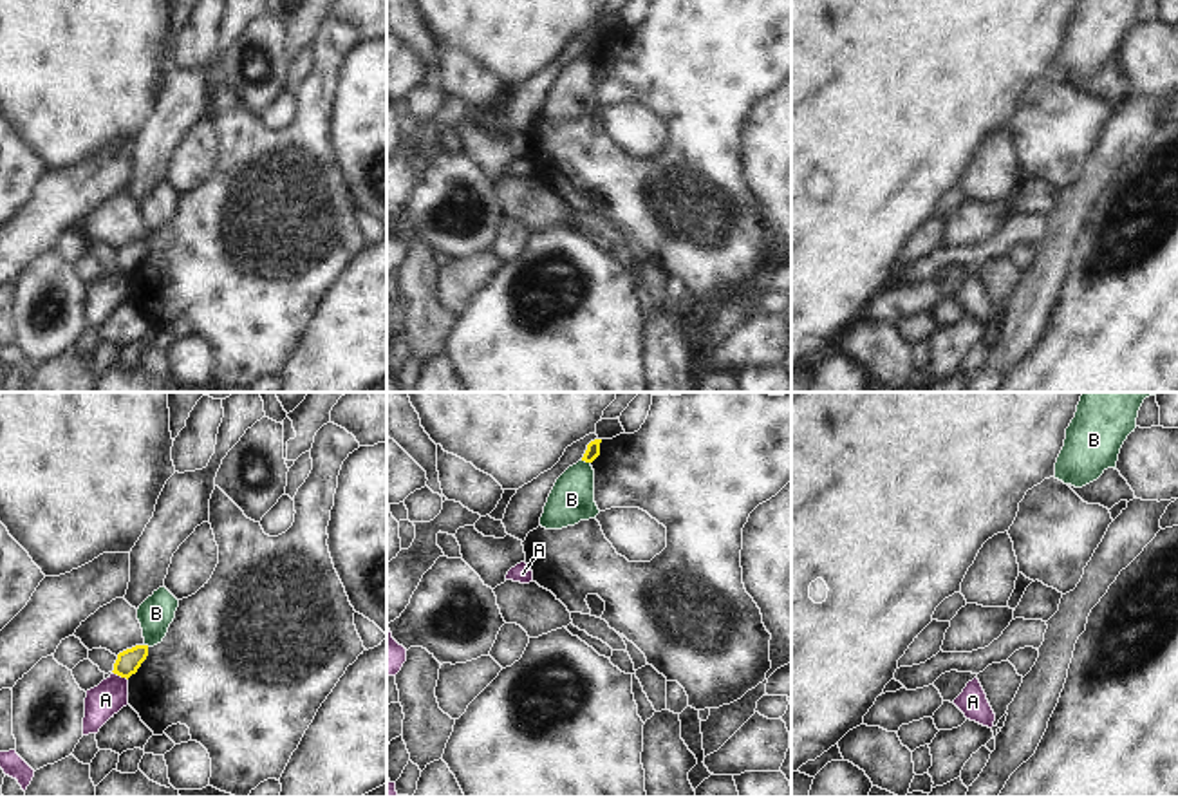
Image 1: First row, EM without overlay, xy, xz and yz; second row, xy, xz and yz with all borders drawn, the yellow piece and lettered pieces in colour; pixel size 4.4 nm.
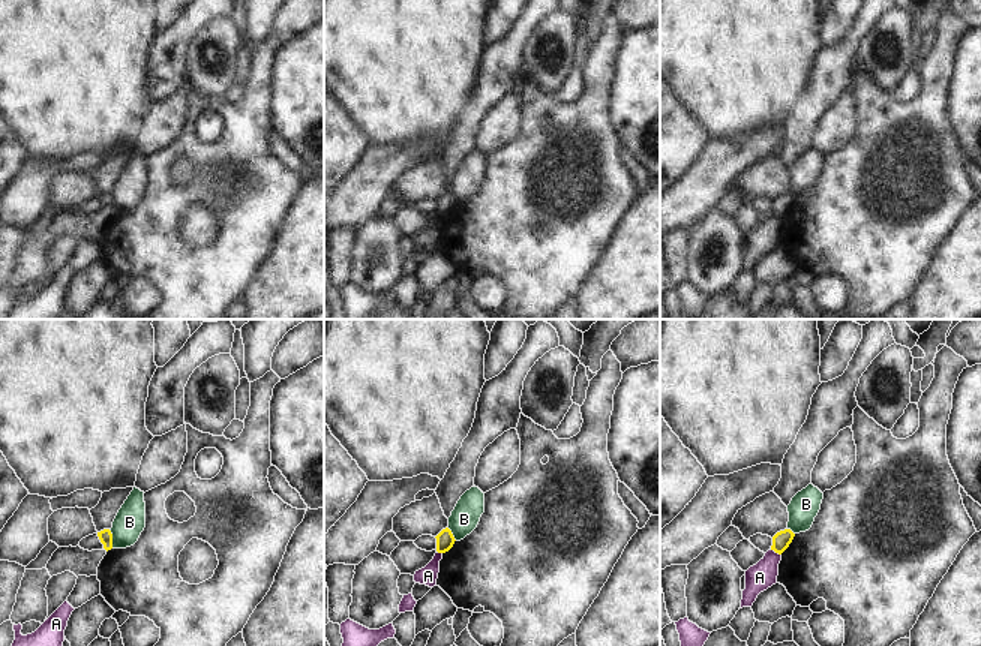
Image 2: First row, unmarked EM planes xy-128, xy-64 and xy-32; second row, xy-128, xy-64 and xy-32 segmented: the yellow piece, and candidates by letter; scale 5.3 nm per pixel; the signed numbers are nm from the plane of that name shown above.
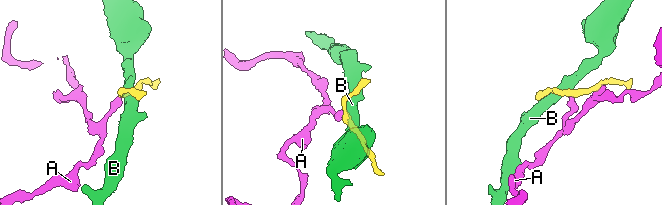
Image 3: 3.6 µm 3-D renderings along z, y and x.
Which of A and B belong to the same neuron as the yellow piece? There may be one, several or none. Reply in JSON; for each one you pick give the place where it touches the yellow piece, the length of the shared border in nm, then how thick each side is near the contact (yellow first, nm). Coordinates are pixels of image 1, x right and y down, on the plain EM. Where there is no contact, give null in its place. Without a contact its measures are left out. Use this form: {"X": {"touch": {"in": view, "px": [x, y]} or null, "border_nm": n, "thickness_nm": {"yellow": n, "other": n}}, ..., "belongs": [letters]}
{"belongs": []}

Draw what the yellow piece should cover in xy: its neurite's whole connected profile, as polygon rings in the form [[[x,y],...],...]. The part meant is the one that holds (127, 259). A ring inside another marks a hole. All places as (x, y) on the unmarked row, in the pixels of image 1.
[[[136,240],[132,244],[126,244],[117,249],[112,267],[128,275],[132,269],[137,267],[146,251],[148,240]]]

